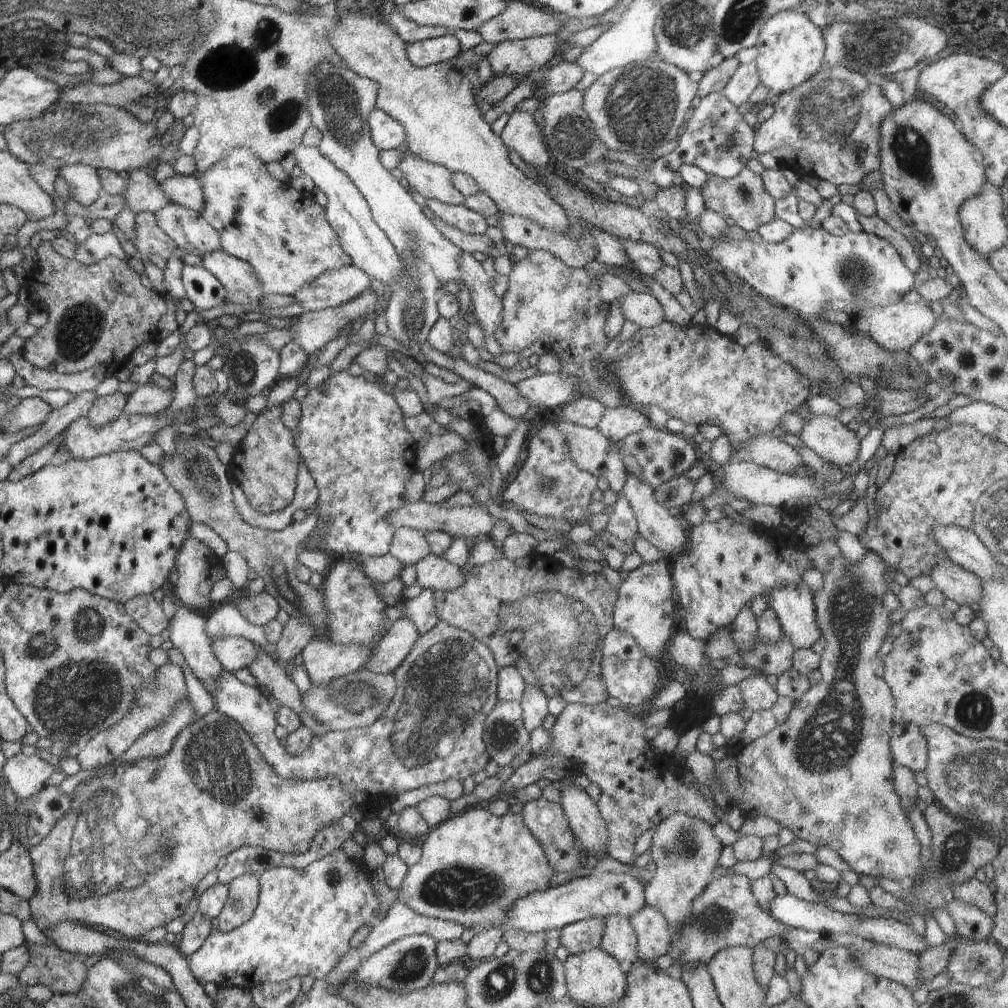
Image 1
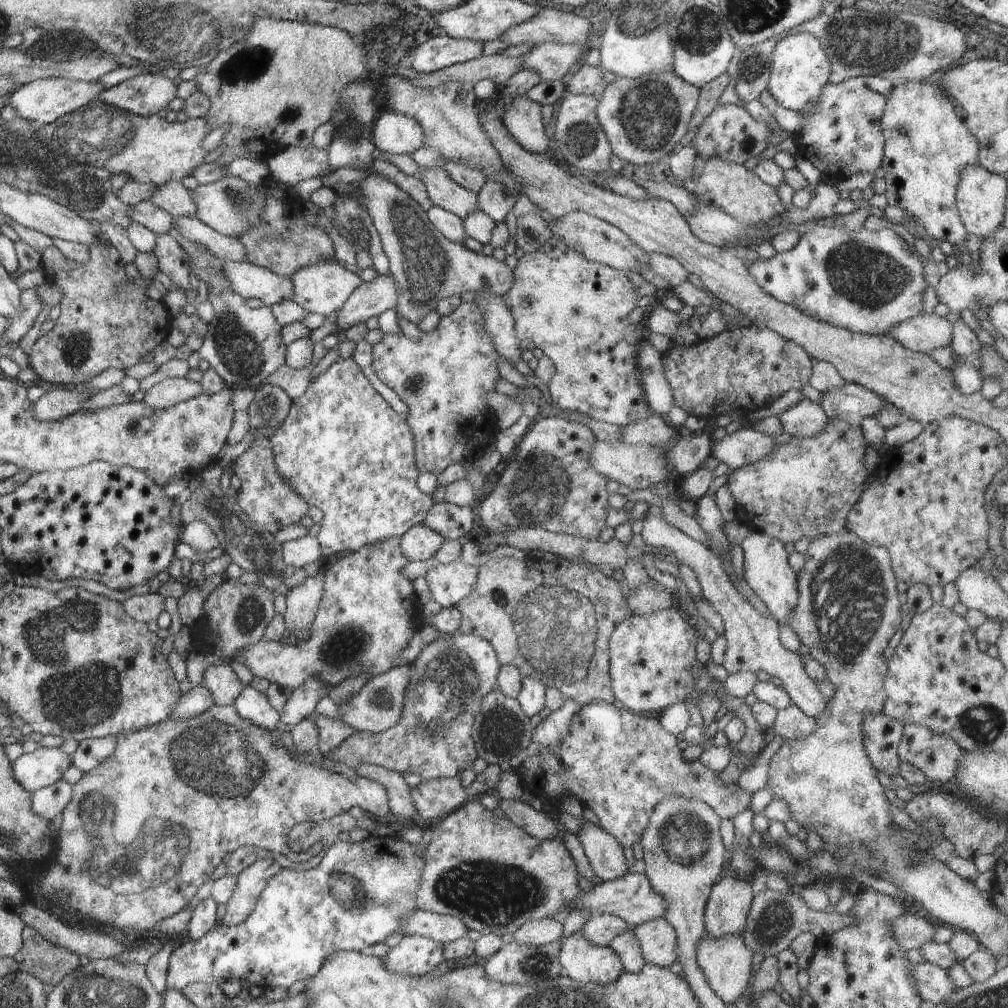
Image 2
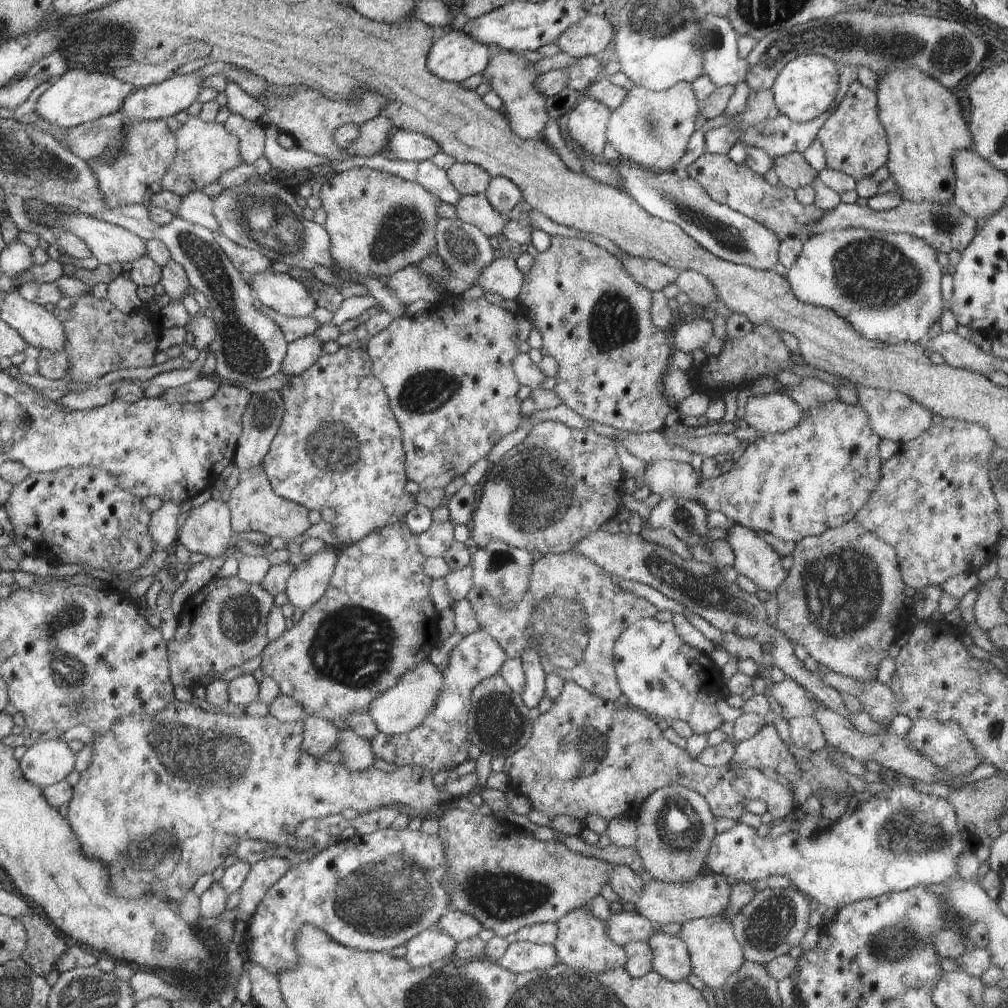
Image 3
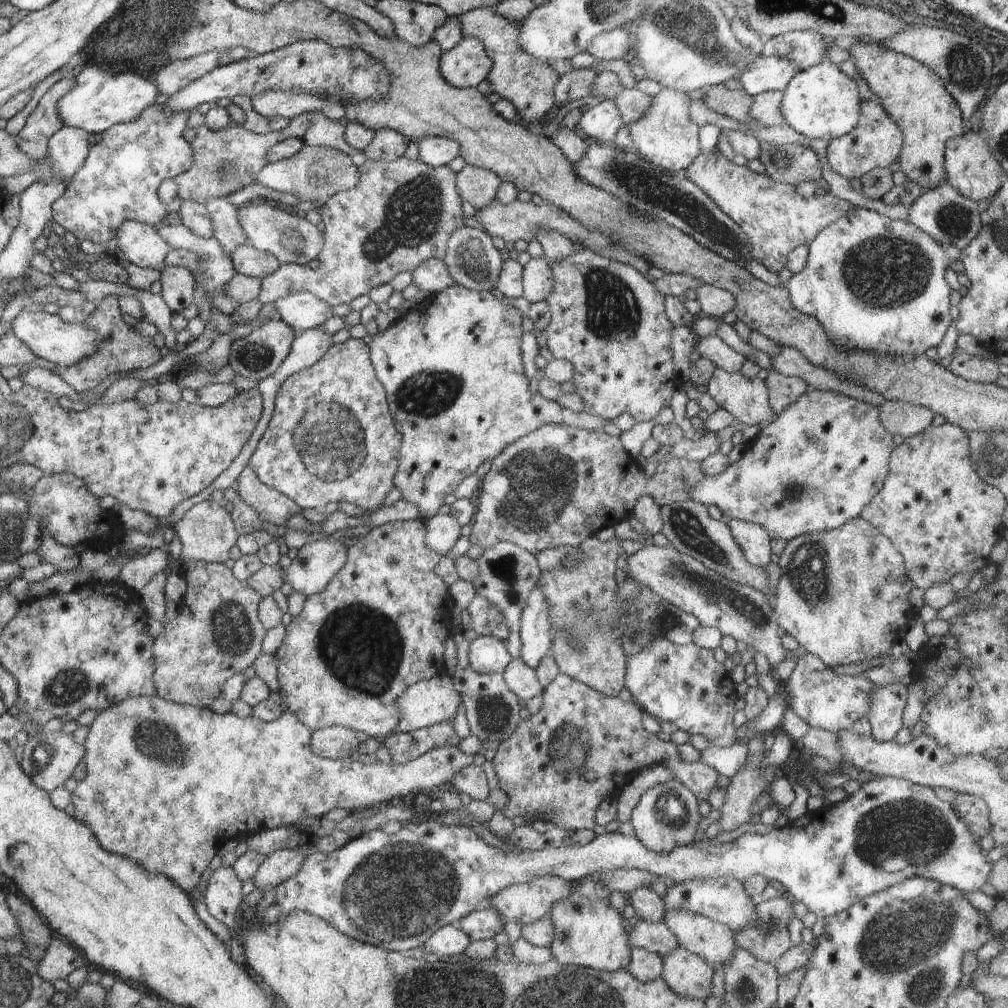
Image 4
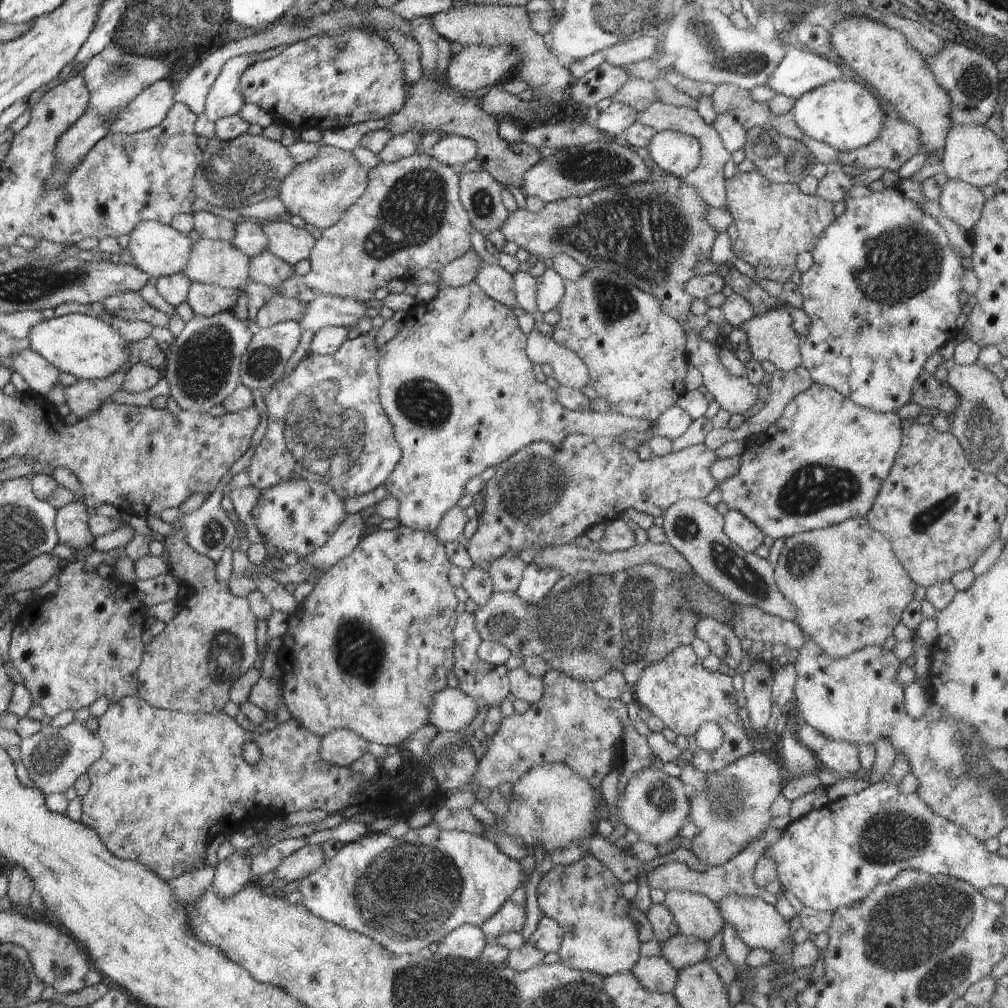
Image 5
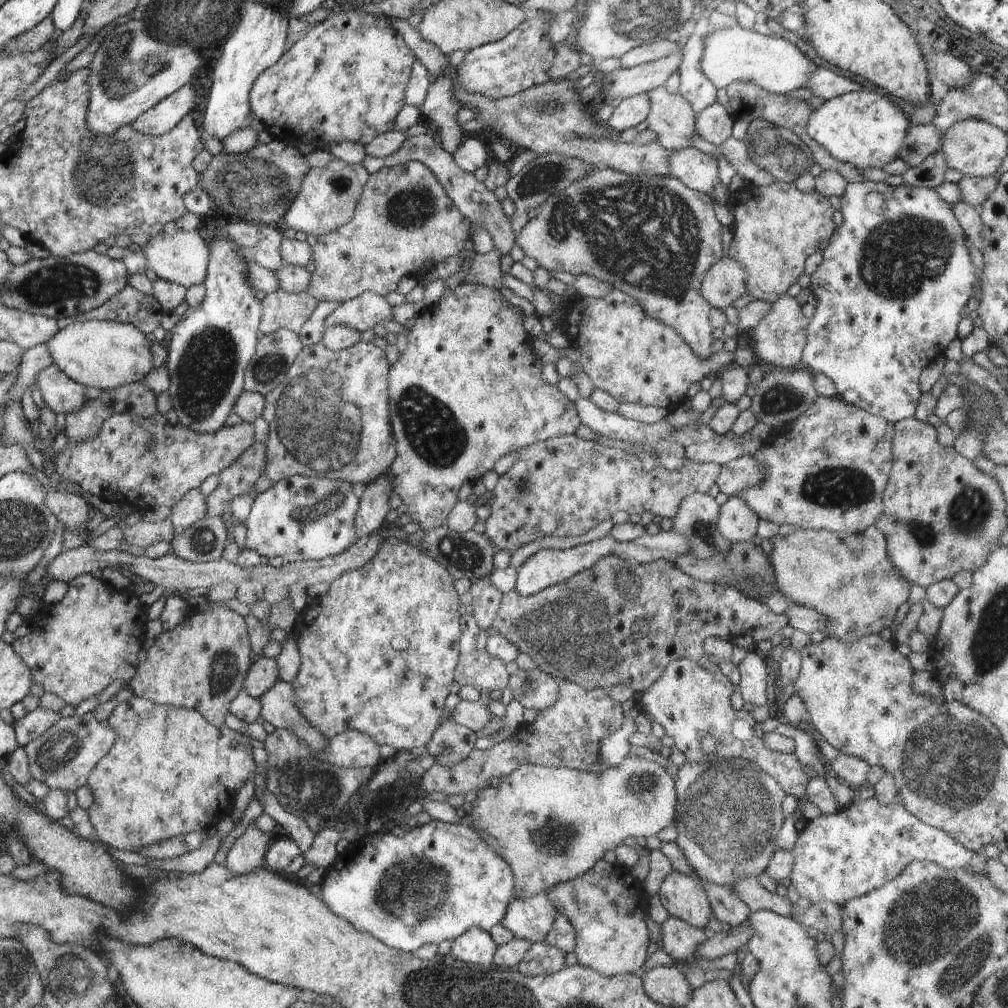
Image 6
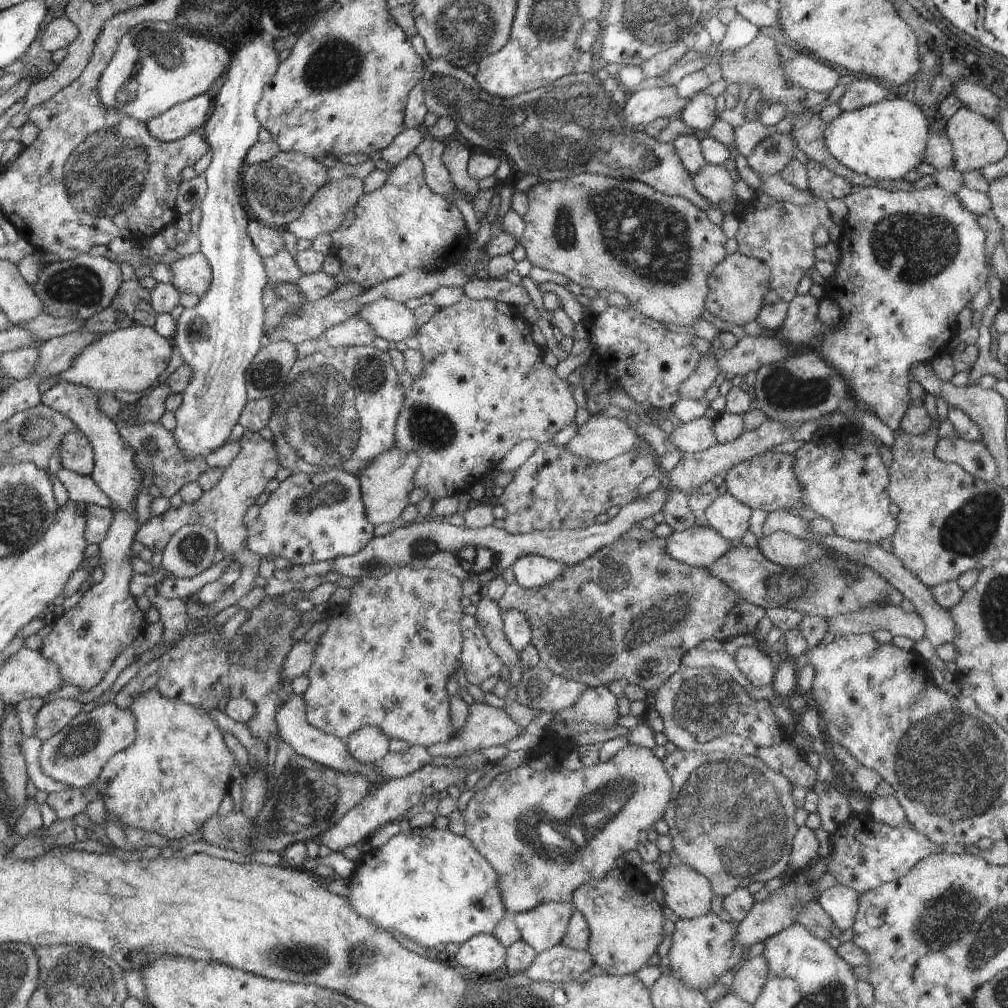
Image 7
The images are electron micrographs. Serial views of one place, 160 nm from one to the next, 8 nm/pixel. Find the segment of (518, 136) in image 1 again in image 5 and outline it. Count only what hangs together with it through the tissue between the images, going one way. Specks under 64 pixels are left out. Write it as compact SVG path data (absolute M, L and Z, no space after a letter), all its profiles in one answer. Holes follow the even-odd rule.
M456 1L450 10L431 16L432 28L451 43L461 43L463 47L484 45L487 47L509 46L521 54L521 62L512 72L512 77L520 77L530 84L529 88L539 90L538 98L551 96L552 104L558 104L562 94L574 79L571 72L562 66L557 56L550 50L547 39L534 32L528 11L524 7L483 5Z

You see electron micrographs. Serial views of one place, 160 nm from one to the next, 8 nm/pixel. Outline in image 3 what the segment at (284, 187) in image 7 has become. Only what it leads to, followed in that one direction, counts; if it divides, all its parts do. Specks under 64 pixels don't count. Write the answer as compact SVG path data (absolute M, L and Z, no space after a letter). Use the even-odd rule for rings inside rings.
M199 116L191 117L173 133L179 148L178 156L161 180L162 188L185 197L188 193L201 191L206 184L212 184L228 171L243 162L239 151L239 140L230 134L222 123L204 122Z

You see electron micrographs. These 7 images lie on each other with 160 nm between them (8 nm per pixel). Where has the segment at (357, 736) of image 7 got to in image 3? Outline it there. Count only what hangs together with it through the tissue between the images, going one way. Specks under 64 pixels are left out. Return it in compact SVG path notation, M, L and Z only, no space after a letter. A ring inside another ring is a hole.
M308 715L304 718L303 727L301 747L304 749L304 752L319 758L326 752L337 748L341 731L332 721Z

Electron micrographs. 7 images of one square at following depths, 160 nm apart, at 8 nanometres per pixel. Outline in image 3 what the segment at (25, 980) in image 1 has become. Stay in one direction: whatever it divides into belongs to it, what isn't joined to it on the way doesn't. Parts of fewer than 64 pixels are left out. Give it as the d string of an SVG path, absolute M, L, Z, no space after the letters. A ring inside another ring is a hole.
M33 912L25 914L20 920L27 934L27 943L21 959L36 974L45 977L54 969L56 959L68 948L70 942L60 938L42 916Z

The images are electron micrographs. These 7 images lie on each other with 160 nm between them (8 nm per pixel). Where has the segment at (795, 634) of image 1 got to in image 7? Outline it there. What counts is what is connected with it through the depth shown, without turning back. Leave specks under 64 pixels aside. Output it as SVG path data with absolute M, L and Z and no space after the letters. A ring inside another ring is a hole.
M730 492L714 497L705 518L710 528L714 528L722 538L730 540L733 545L740 543L750 527L752 510L738 502Z

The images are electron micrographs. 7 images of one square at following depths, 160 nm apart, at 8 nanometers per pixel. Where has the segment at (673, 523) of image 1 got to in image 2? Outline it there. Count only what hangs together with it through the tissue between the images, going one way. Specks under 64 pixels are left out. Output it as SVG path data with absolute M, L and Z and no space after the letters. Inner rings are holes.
M649 505L645 517L640 522L643 521L640 535L648 548L658 549L658 551L665 550L674 560L690 566L698 579L703 596L720 614L724 624L724 638L727 640L727 649L722 665L728 674L753 672L764 678L776 676L782 681L782 688L790 695L793 704L804 714L813 719L824 717L827 714L828 699L820 693L816 683L806 674L803 658L780 644L776 619L774 620L772 616L761 615L731 583L719 558L712 550L668 524L663 519L658 507Z

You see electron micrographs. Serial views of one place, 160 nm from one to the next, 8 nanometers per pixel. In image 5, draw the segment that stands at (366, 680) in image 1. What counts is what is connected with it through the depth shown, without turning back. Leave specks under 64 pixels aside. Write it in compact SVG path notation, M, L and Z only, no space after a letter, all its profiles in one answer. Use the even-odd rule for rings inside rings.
M444 687L433 697L429 722L439 731L462 732L478 714L473 698L457 688Z

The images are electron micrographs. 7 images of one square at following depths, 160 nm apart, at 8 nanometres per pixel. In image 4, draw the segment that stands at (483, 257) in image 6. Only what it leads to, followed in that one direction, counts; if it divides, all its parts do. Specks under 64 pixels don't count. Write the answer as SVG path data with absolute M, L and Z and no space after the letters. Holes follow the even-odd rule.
M430 259L423 262L411 274L412 283L424 290L429 298L437 297L444 289L455 284L446 263L440 259Z

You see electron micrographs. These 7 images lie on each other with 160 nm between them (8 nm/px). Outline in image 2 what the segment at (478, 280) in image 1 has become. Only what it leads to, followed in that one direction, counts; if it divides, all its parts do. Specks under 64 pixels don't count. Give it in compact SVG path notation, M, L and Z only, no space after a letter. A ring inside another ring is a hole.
M477 293L474 301L485 312L485 331L493 338L497 353L509 363L522 358L520 339L515 331L515 324L510 309L502 298L488 293Z

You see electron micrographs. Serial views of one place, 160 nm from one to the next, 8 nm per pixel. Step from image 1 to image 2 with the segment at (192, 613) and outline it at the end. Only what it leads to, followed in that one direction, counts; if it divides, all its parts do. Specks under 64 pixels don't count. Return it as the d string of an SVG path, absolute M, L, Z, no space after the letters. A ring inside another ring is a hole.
M230 664L207 668L204 678L202 685L212 693L216 705L232 705L246 687Z

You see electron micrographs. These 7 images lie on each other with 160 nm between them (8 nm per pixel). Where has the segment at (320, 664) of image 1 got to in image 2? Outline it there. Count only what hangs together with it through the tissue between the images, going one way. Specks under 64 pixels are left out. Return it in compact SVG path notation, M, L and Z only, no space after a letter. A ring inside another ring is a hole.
M316 677L309 678L302 686L293 690L287 695L287 699L279 712L280 722L287 727L298 724L302 719L310 717L315 712L318 700L328 692L327 687L322 687L322 683Z

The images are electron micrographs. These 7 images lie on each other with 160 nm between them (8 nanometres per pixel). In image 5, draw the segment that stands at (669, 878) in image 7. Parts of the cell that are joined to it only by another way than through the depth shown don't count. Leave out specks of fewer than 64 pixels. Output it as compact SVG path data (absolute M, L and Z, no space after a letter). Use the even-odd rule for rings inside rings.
M665 891L663 905L674 917L680 934L705 941L723 927L723 918L718 906L709 898L690 891Z

